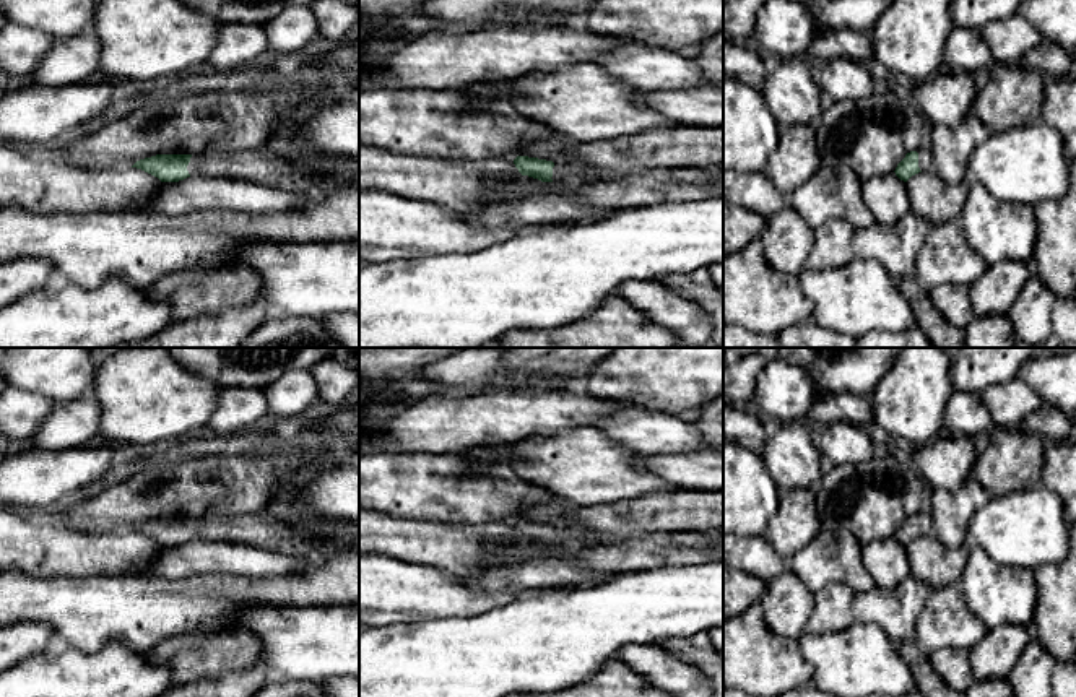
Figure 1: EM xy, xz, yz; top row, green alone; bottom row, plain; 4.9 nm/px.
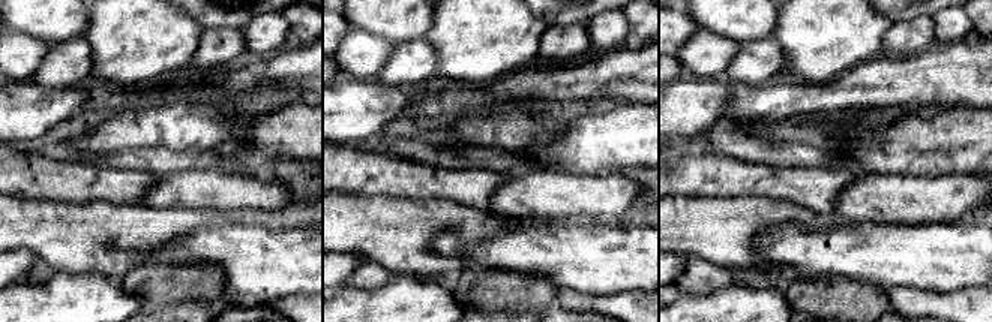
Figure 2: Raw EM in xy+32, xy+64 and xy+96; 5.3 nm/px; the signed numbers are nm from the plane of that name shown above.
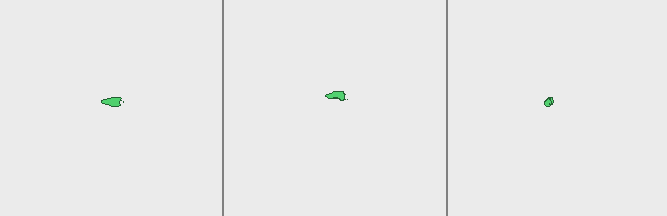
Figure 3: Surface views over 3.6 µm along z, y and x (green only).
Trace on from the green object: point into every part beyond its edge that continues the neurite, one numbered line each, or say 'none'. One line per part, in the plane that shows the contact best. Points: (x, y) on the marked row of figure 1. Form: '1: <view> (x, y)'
1: xy (264, 166)
2: yz (925, 161)

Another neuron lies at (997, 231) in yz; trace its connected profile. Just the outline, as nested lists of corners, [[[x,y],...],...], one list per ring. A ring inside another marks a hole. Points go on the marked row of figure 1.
[[[975,180],[957,223],[987,266],[1003,260],[1030,265],[1039,236],[1034,206],[1000,203]]]

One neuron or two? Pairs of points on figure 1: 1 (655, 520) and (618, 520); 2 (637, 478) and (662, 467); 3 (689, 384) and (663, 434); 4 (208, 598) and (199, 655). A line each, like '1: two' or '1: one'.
1: one
2: two
3: two
4: two

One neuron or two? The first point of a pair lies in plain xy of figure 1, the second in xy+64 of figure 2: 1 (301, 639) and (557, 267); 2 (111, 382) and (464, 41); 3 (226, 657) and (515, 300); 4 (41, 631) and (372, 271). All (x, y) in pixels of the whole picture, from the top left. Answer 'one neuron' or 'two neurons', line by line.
1: one neuron
2: one neuron
3: one neuron
4: two neurons

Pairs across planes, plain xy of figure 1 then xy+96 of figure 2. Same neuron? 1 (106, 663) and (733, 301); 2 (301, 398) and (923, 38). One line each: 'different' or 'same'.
1: same
2: different

